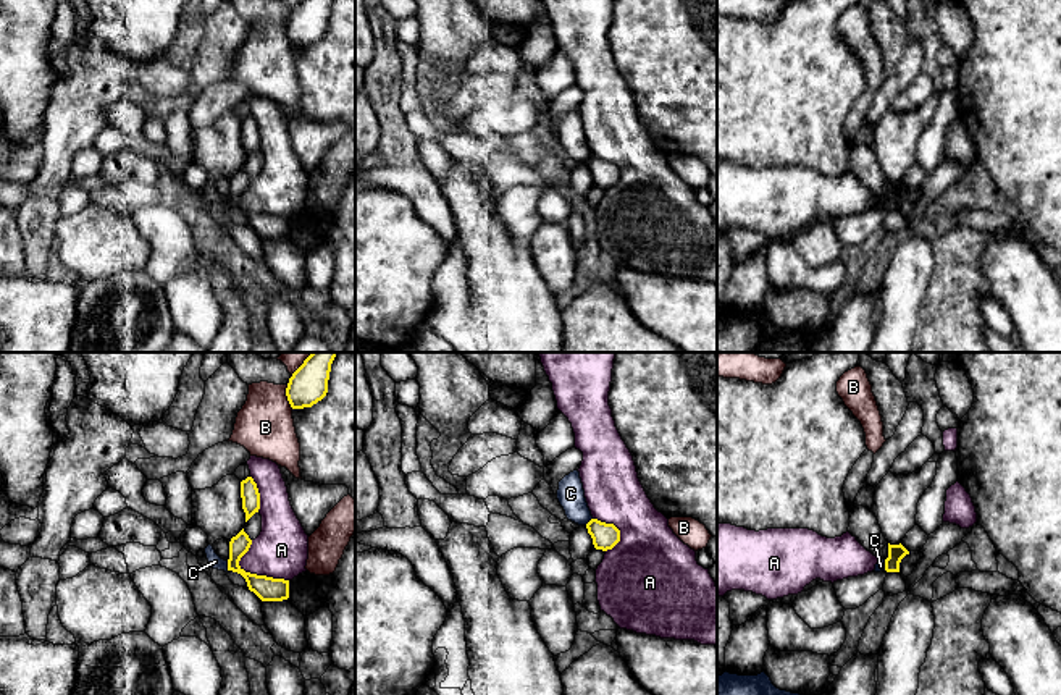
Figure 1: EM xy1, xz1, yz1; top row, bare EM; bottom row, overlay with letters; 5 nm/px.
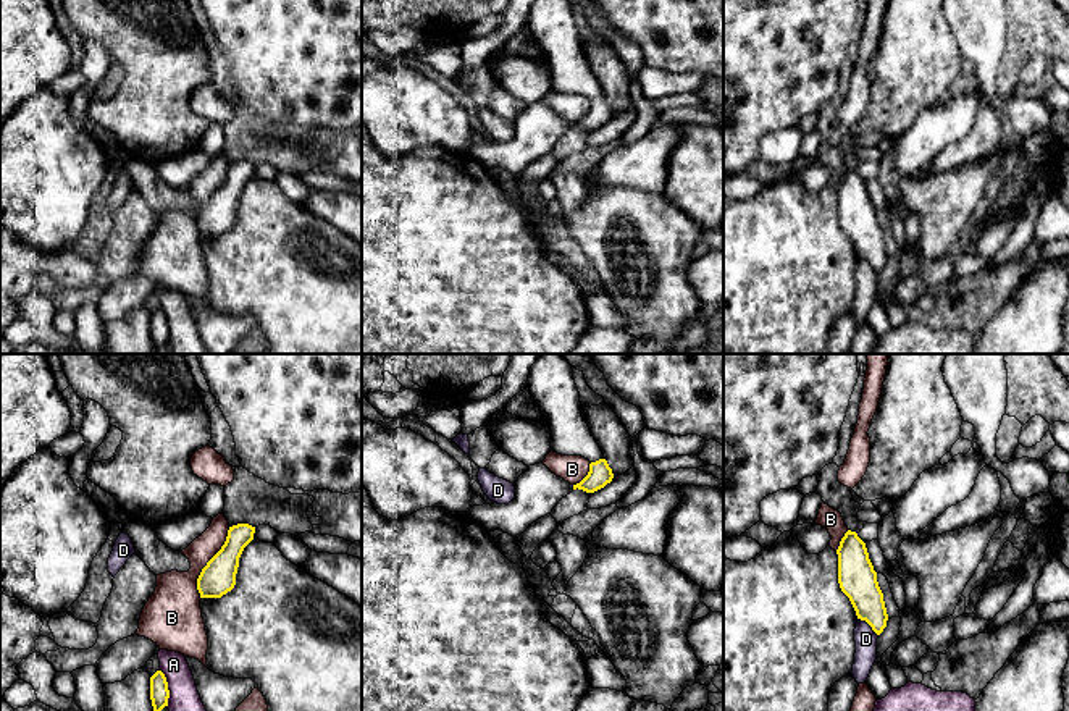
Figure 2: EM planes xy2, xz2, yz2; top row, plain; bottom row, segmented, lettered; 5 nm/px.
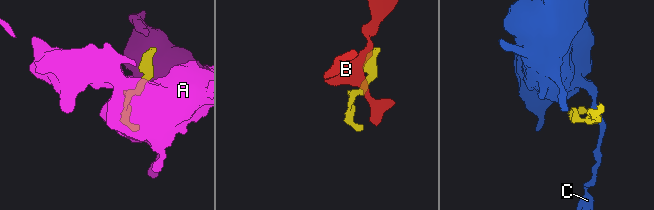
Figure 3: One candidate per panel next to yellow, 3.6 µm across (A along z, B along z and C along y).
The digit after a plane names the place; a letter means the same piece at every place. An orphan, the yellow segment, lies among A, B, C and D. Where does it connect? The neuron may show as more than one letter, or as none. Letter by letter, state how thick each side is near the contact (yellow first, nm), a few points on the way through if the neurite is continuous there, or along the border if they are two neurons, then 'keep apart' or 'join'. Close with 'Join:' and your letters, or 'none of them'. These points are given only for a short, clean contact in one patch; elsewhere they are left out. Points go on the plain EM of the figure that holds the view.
A: 120 nm thick on the yellow side, 280 nm on the other; keep apart
B: 170 nm thick on the yellow side, 240 nm on the other; keep apart
C: 120 nm thick on the yellow side, 70 nm on the other; border along xy1 (226, 199), (228, 207); keep apart
D: 190 nm thick on the yellow side, 110 nm on the other; border along yz2 (858, 256), (877, 273); keep apart
Join: none of them

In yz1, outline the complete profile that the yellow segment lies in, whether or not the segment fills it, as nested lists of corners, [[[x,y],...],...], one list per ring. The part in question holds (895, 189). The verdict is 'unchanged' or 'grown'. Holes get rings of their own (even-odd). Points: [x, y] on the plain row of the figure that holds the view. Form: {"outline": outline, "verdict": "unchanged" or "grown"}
{"outline": [[[888,181],[888,196],[885,197],[885,208],[887,210],[900,210],[901,197],[909,192],[909,189],[900,183]]], "verdict": "unchanged"}

